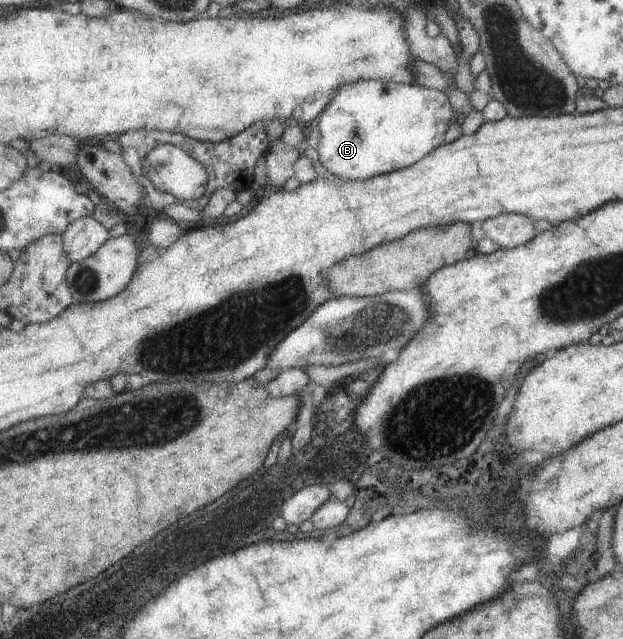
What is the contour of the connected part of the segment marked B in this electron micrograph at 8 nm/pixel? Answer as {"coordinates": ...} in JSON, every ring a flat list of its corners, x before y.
{"coordinates":[[379,79,351,82,338,90,329,108,320,116,319,160,333,175,352,181,367,180,407,168,445,142,445,132,454,114,447,94,415,82,403,84,382,82]]}

